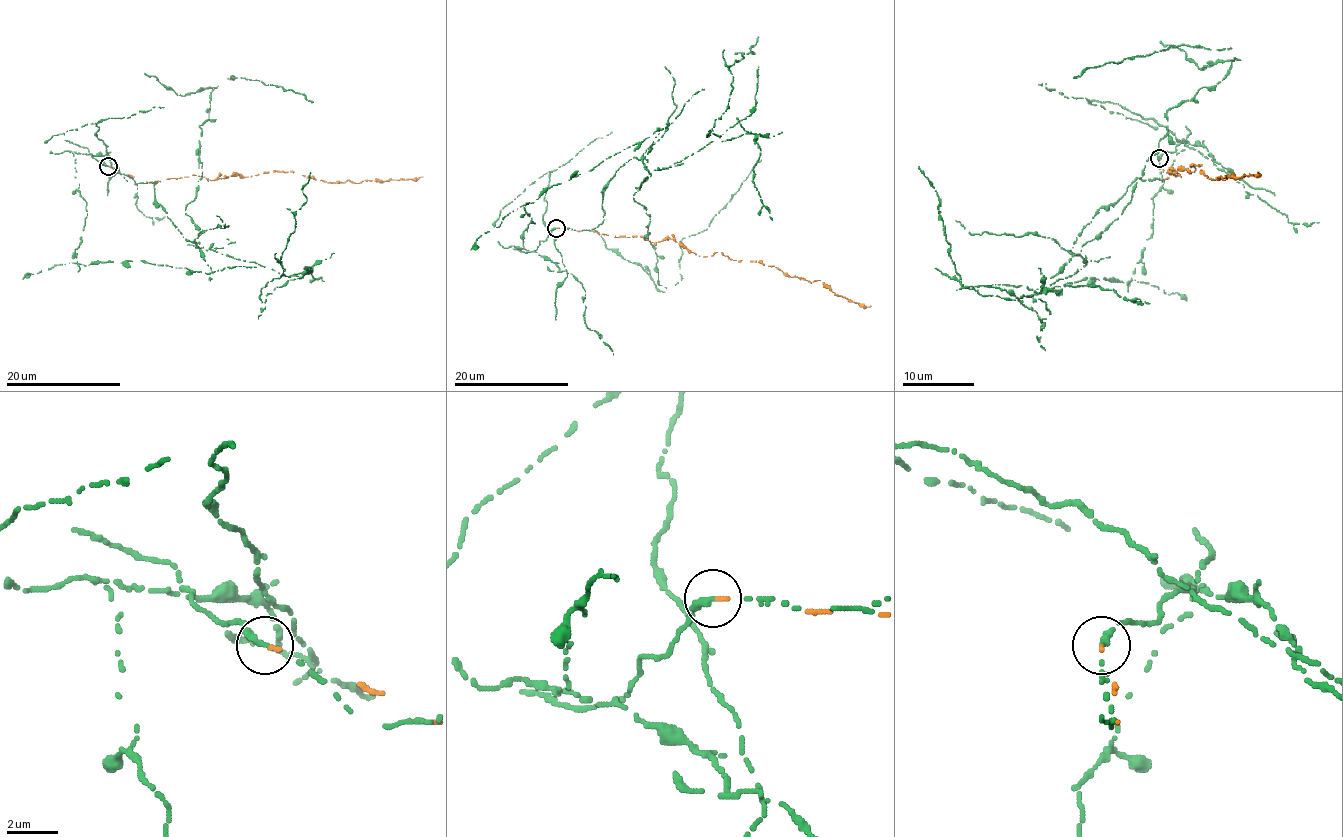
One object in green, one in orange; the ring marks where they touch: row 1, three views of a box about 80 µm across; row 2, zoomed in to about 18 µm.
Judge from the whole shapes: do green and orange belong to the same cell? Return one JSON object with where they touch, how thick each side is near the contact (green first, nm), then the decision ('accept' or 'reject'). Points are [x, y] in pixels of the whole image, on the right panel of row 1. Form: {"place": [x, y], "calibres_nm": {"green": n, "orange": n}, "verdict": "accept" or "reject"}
{"place": [1159, 158], "calibres_nm": {"green": 200, "orange": 140}, "verdict": "reject"}

